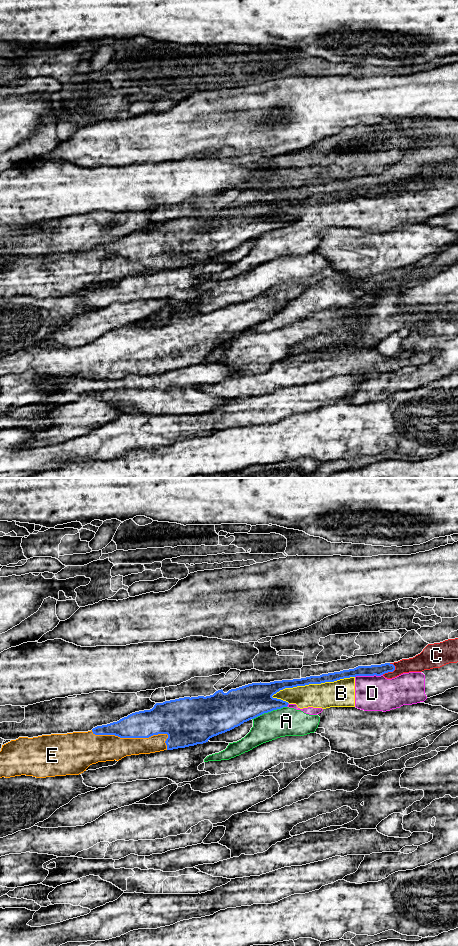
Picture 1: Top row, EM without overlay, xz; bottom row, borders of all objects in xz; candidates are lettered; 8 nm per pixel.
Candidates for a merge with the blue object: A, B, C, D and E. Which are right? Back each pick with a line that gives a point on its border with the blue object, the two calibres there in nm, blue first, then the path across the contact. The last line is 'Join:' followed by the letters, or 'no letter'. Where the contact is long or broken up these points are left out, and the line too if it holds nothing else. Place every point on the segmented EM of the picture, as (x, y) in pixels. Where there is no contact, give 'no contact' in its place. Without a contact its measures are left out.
E: contact xz (136, 737); calibres 240 and 200 nm
Join: E

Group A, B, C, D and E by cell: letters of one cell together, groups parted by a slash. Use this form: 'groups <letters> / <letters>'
groups A B C D / E

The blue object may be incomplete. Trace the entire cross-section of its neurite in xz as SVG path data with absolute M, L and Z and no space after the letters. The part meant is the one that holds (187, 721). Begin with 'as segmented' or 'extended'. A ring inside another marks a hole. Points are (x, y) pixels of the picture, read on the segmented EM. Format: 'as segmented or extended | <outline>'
extended | M390 663L371 666L358 666L354 669L340 672L322 674L320 676L310 676L301 679L274 681L270 683L252 683L236 689L231 689L227 693L223 690L216 691L210 696L184 697L175 700L156 703L150 710L132 713L127 717L107 725L97 726L88 732L73 732L67 734L51 734L28 738L19 737L16 740L2 745L0 751L0 778L10 778L15 776L33 776L36 778L46 778L66 775L79 775L86 769L98 762L119 761L126 756L150 754L164 750L185 748L197 744L203 744L214 736L225 733L240 726L244 722L254 719L264 713L281 709L288 706L288 702L272 696L285 688L305 686L309 684L321 684L334 682L344 678L356 676L381 676L388 672L393 672L395 666Z

